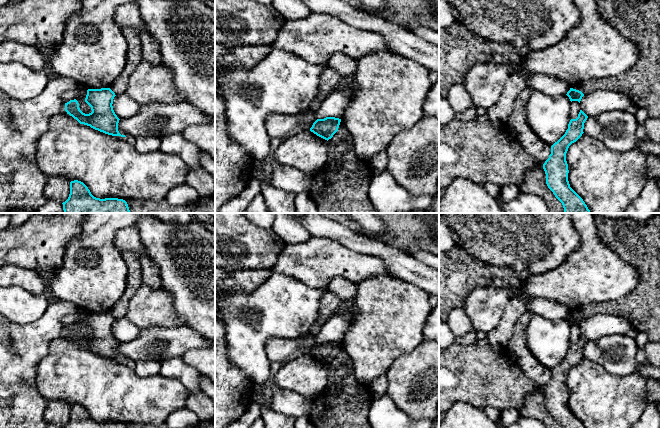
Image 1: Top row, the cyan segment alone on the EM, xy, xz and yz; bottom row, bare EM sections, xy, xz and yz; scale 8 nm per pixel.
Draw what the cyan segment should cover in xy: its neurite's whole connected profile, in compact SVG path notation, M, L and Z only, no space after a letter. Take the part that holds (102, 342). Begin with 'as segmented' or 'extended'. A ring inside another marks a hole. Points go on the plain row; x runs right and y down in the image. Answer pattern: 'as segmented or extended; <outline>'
as segmented; M110 312L88 313L85 326L91 331L91 337L83 337L76 323L65 327L65 335L80 348L90 350L108 359L126 361L118 355L120 343L112 330L115 320Z

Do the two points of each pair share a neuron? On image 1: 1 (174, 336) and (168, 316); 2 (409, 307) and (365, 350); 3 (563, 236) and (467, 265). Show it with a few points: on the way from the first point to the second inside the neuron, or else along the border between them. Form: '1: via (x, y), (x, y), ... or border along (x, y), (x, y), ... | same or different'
1: border along (184, 324), (171, 327), (147, 327) | different
2: via (398, 317), (376, 339) | same
3: border along (461, 248), (473, 257), (488, 264), (504, 267) | different

